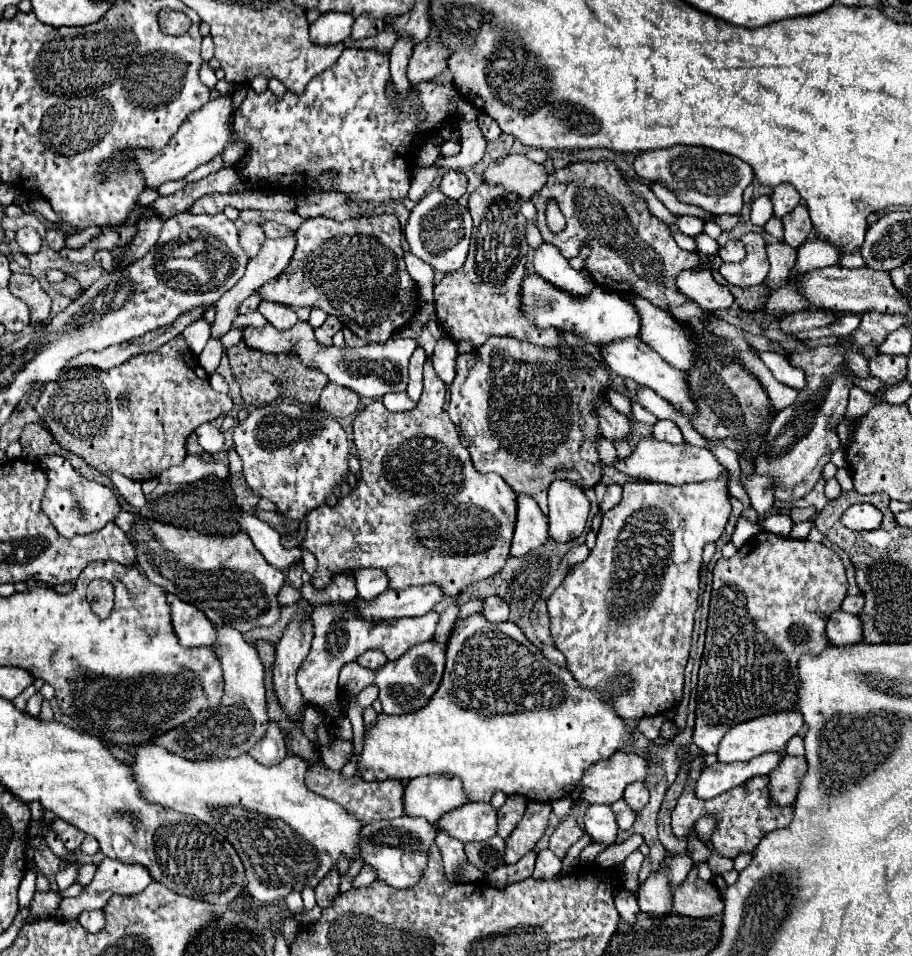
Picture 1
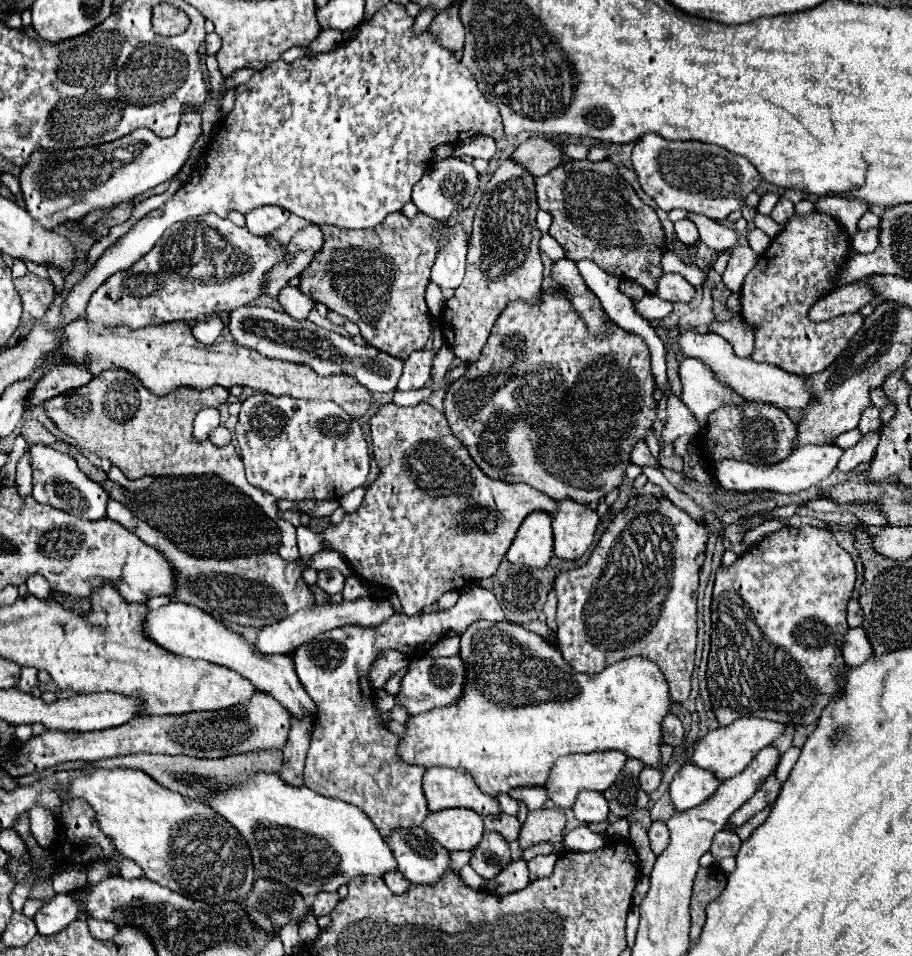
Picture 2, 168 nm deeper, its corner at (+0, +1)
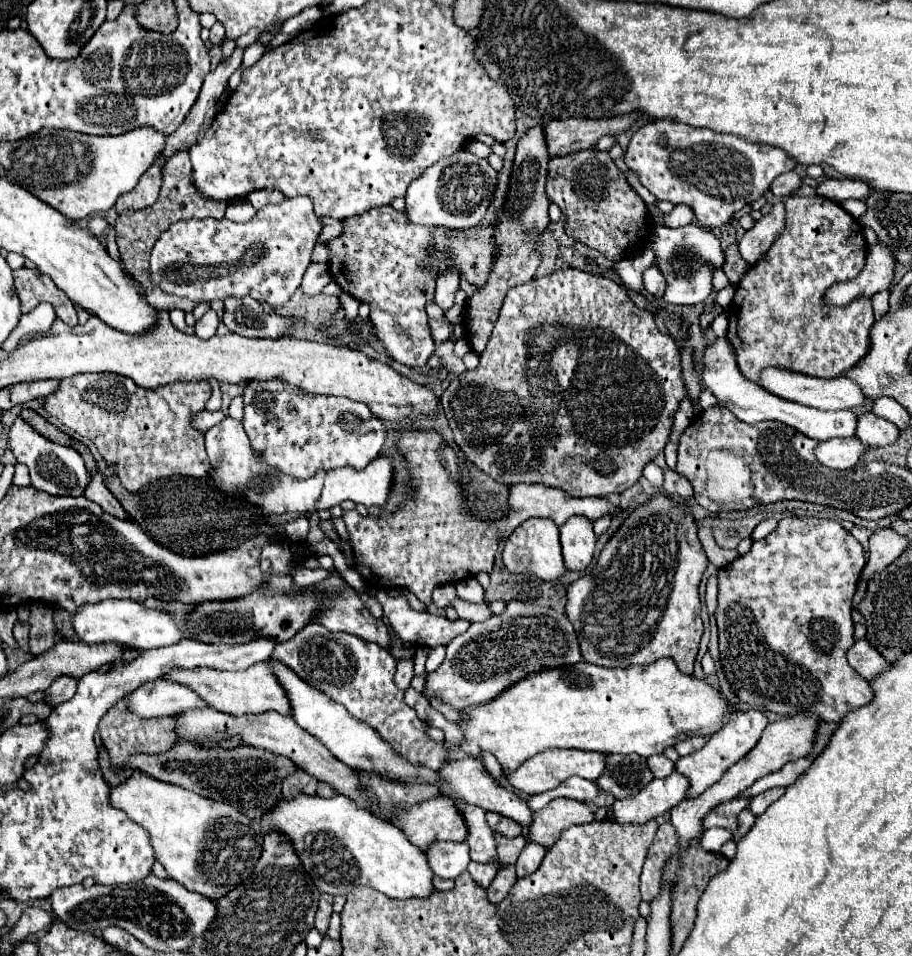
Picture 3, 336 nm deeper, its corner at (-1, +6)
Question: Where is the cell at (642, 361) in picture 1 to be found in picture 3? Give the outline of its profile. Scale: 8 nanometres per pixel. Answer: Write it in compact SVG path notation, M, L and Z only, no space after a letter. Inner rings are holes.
M716 339L712 345L708 345L708 349L706 349L704 357L702 357L702 363L704 363L702 385L708 391L712 391L718 397L718 401L722 403L722 406L732 411L744 423L778 421L778 423L794 427L800 433L804 433L804 435L808 435L812 439L818 439L818 441L856 435L858 415L854 411L820 411L820 409L810 409L806 405L780 399L780 397L764 391L762 387L754 385L754 383L746 383L746 379L742 379L738 367L734 367L734 351L730 351L730 345L726 343L726 339Z

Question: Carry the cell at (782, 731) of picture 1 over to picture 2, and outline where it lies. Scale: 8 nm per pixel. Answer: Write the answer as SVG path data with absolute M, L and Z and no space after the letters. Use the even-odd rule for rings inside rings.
M741 718L735 720L733 724L729 724L727 728L715 728L711 730L697 746L693 762L699 768L711 770L717 774L717 778L727 780L739 772L745 770L745 766L765 748L771 746L783 732L785 732L785 724L777 724L771 720L761 720L761 718Z

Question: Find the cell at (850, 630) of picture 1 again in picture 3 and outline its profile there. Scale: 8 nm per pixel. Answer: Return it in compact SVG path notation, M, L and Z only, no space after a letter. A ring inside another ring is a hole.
M860 639L852 645L852 649L848 651L848 663L862 677L866 677L866 681L876 679L882 671L886 671L890 667L890 663L874 647L870 647L870 643L866 639Z

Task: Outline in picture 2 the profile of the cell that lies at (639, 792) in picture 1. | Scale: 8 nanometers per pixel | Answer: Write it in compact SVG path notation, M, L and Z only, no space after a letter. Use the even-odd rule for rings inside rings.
M645 766L641 776L639 776L639 784L641 784L643 792L653 792L659 786L659 782L661 782L661 772L657 772L655 768Z

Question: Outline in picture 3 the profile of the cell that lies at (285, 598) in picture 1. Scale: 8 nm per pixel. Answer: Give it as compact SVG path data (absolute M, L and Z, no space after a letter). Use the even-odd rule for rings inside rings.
M364 593L362 595L362 602L376 619L382 619L384 614L381 605L371 596Z

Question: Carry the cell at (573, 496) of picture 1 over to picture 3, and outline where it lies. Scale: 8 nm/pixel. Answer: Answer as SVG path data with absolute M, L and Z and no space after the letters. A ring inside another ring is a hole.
M574 517L560 527L560 543L564 563L570 571L584 571L596 549L596 537L592 531L592 523L582 517Z

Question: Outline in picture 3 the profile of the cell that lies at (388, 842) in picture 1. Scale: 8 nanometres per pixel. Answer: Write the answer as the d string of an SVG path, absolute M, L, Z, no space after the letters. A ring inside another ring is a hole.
M436 841L430 849L426 849L430 857L430 867L434 875L442 879L456 879L460 873L466 871L470 863L466 843L450 843L450 841Z

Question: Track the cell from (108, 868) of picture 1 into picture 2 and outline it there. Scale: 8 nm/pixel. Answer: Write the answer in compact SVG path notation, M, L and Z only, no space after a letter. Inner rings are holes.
M83 890L71 892L71 894L57 894L49 904L45 904L35 914L35 924L39 934L55 934L67 928L75 918L83 918L85 912L81 910L79 898L83 896Z

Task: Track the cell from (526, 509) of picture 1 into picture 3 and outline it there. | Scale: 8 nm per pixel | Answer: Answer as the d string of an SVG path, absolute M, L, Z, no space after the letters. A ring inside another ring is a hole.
M528 519L526 523L518 525L506 539L504 551L502 551L502 561L510 573L526 573L534 575L542 581L556 581L564 575L564 559L560 551L560 537L558 537L558 527L550 523L548 519Z

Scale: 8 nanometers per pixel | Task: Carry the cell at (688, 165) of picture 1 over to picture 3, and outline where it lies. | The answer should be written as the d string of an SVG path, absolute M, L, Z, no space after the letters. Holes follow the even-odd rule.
M660 119L642 125L632 135L632 141L624 153L624 161L628 169L634 169L638 173L640 183L656 199L664 199L674 205L688 205L702 227L722 227L730 223L734 213L738 213L744 205L750 205L752 201L762 197L778 175L792 171L796 167L796 161L784 149L766 143L752 143L730 133L716 133L706 127L702 129L688 127L674 119Z

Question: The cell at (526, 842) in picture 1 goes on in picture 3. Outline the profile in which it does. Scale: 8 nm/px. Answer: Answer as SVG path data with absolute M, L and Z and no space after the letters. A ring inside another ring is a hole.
M554 799L542 811L534 813L534 823L530 827L530 841L544 847L552 847L560 833L576 823L592 823L594 811L574 799Z

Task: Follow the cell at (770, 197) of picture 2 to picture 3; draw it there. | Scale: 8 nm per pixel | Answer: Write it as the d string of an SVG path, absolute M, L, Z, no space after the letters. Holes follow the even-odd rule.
M790 171L790 173L784 173L780 175L778 179L774 179L770 191L776 195L776 197L788 197L788 195L794 195L800 187L802 187L802 179L798 177L798 173Z

